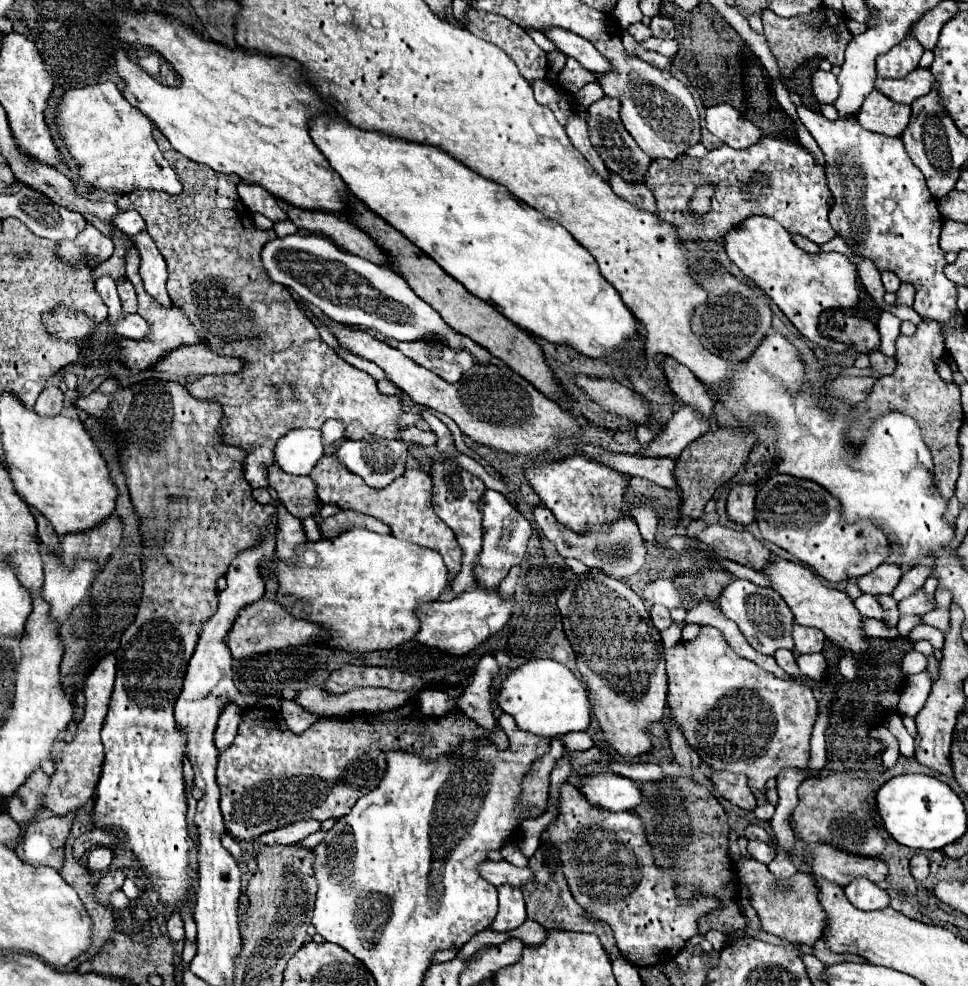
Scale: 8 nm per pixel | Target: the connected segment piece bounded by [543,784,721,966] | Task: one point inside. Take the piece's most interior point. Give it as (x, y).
(606, 856)

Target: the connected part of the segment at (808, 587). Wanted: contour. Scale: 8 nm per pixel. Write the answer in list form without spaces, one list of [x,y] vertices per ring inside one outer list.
[[[773,556],[765,564],[765,568],[761,568],[761,574],[765,574],[771,582],[771,588],[783,596],[783,600],[787,602],[787,606],[791,608],[791,612],[795,614],[795,620],[799,624],[819,628],[835,644],[839,644],[841,648],[851,650],[855,654],[869,650],[869,646],[865,642],[865,634],[861,632],[863,616],[857,612],[853,600],[845,592],[825,588],[823,582],[819,580],[819,576],[813,574],[809,568],[801,566],[799,562],[783,560],[779,556]]]

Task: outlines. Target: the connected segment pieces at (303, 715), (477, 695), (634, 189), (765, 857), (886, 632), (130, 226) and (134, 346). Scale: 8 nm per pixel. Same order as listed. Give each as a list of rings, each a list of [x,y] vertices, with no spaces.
[[[280,693],[272,694],[272,696],[281,698],[281,714],[283,714],[283,718],[285,718],[285,722],[287,722],[287,726],[289,726],[289,730],[291,730],[293,734],[305,732],[317,718],[321,718],[321,716],[309,714],[309,712],[307,712],[305,708],[301,708],[299,704],[284,699]]]
[[[489,654],[483,656],[475,668],[473,682],[457,698],[457,708],[489,730],[493,730],[497,722],[491,708],[491,682],[497,676],[497,672],[499,666],[495,658]]]
[[[609,172],[609,184],[613,188],[613,192],[621,198],[625,198],[627,202],[635,204],[637,208],[643,208],[643,210],[649,210],[649,212],[655,212],[655,198],[651,194],[651,190],[643,184],[643,182],[637,182],[637,184],[629,184],[627,180],[621,180],[621,176]]]
[[[749,842],[747,850],[749,850],[749,854],[755,860],[759,860],[763,864],[769,864],[775,858],[775,850],[769,844],[765,844],[765,842]]]
[[[864,618],[862,629],[868,637],[872,638],[898,638],[901,637],[896,627],[888,627],[883,621]]]
[[[127,210],[115,216],[115,224],[125,232],[125,234],[139,234],[145,230],[145,222],[141,220],[137,210]]]
[[[131,248],[131,252],[127,254],[127,280],[133,282],[135,292],[137,292],[137,300],[139,300],[139,314],[149,322],[149,334],[145,340],[129,340],[129,338],[119,338],[119,346],[121,352],[117,354],[121,362],[125,362],[129,368],[133,370],[143,370],[155,362],[159,362],[159,358],[183,344],[195,344],[199,342],[197,330],[193,328],[193,324],[189,324],[189,318],[185,316],[185,312],[181,308],[177,308],[175,304],[171,304],[169,308],[157,304],[157,300],[153,300],[153,296],[145,294],[145,288],[141,284],[141,276],[139,276],[139,254],[135,248]]]

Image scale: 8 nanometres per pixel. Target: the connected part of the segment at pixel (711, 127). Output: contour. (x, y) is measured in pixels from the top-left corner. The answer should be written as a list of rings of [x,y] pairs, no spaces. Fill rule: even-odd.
[[[717,104],[707,108],[705,122],[707,130],[731,148],[747,148],[761,140],[761,130],[729,104]]]

